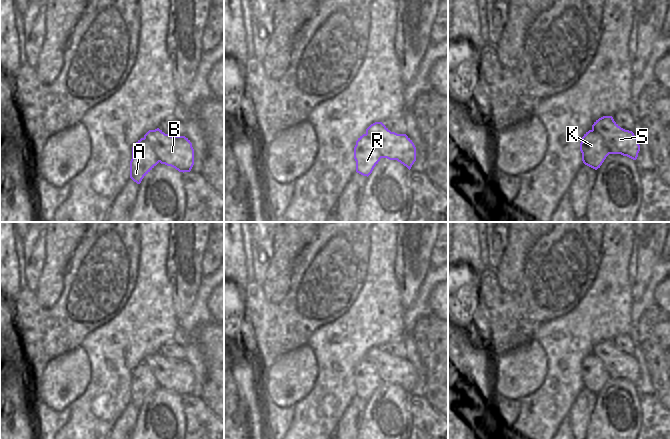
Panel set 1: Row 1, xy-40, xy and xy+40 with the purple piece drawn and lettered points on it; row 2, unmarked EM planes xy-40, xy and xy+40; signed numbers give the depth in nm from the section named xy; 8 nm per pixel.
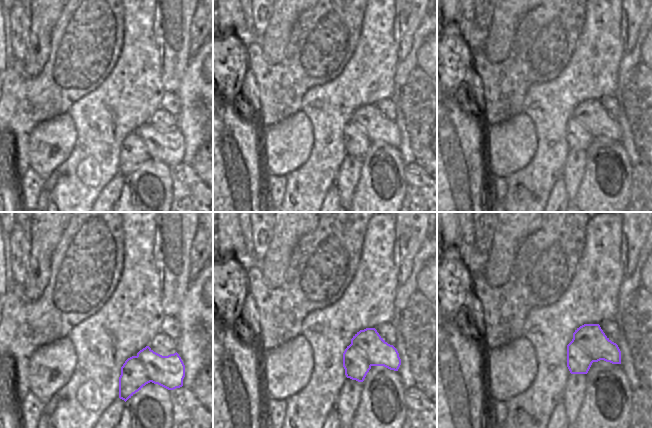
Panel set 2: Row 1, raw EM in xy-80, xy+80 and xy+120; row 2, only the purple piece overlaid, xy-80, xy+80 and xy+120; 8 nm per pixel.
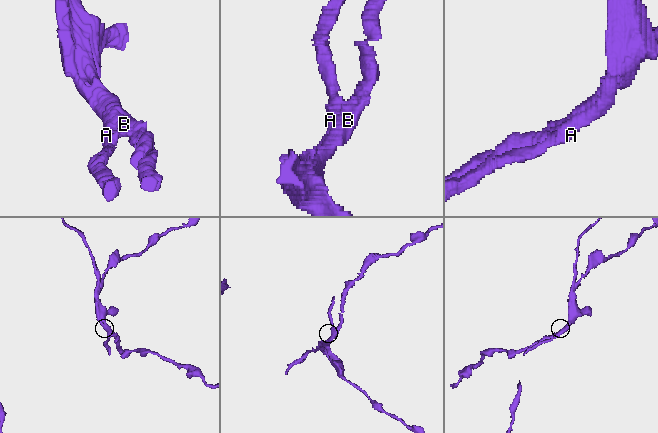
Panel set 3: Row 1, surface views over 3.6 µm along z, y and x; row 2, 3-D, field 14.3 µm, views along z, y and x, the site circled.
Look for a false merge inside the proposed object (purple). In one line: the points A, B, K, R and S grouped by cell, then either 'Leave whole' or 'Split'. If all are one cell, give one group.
Groups: A K R / B S. Split

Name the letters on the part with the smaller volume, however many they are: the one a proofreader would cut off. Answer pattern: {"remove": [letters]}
{"remove": ["A", "K", "R"]}

